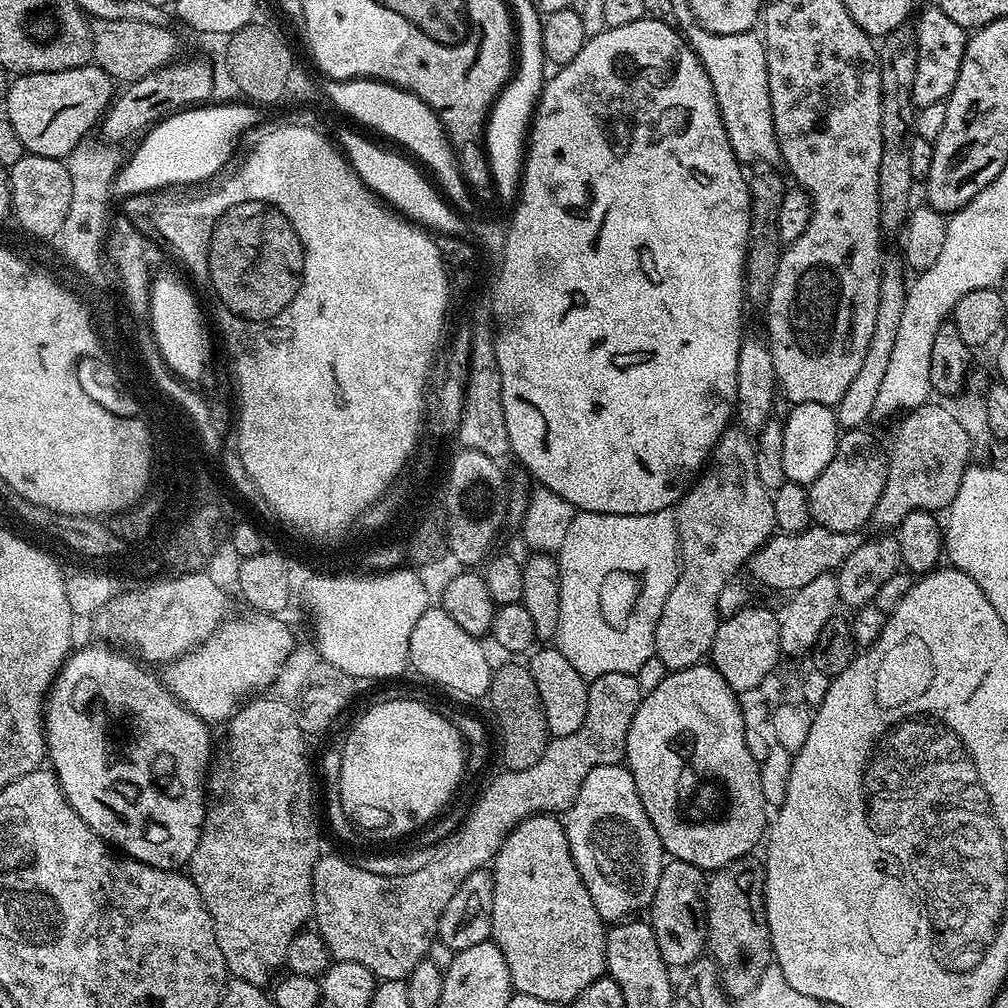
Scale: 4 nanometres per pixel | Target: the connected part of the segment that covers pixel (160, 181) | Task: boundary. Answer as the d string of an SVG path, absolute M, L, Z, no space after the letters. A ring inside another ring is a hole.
M244 102L216 103L193 106L177 112L175 116L167 116L165 120L149 128L139 141L141 144L137 146L136 153L129 160L127 157L123 161L115 178L115 191L120 191L125 198L131 198L140 193L155 193L173 185L211 181L231 158L242 135L258 124L255 107Z

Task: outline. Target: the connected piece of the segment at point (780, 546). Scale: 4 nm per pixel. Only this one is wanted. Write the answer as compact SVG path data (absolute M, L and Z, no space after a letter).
M809 526L803 532L776 534L752 556L752 576L768 588L781 588L784 594L791 594L822 574L835 573L846 557L864 544L865 539L863 531L831 532L819 526Z

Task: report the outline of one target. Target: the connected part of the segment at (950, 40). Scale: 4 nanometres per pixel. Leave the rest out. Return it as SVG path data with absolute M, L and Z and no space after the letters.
M938 6L926 9L921 14L920 21L915 21L914 27L918 64L914 74L912 103L917 109L921 109L930 106L930 102L947 101L948 95L954 90L969 33L962 26L958 26L958 22L946 18L946 14Z

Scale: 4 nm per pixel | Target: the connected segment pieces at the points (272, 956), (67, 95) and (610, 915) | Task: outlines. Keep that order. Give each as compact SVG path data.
M260 698L249 699L232 713L224 741L221 744L219 741L210 761L204 825L186 872L198 894L202 894L214 926L214 938L218 938L218 950L222 950L229 973L237 980L268 986L285 967L284 955L290 942L314 916L312 875L322 855L322 816L316 813L318 780L312 777L312 764L304 745L306 737L296 721L297 709L284 700L256 699Z
M95 62L74 70L26 72L9 83L6 119L22 138L25 153L64 160L89 135L87 132L101 123L114 99L112 87L112 77Z
M623 763L603 764L586 774L586 782L582 782L578 798L574 798L566 813L566 827L570 854L582 874L586 890L590 890L590 898L594 898L594 910L598 910L606 922L623 922L643 913L640 911L651 905L654 890L658 890L658 878L662 878L666 853L642 806L638 786L634 786L634 778Z

